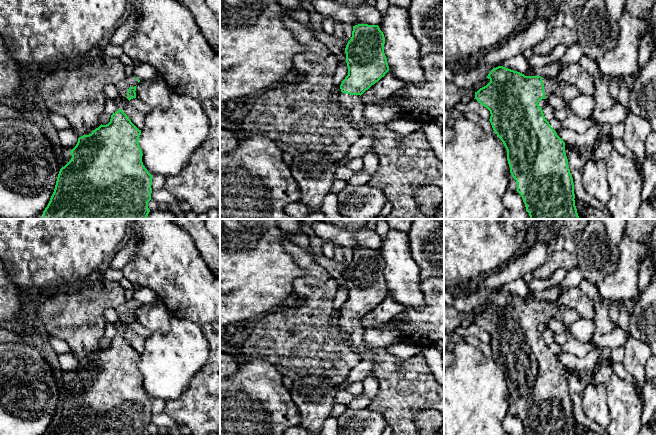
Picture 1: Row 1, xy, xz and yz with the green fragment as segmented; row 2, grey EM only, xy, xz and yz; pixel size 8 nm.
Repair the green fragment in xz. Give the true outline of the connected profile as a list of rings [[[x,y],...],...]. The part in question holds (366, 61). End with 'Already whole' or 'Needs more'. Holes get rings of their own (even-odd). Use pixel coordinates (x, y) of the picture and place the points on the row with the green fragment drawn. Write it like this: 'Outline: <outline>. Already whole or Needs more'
Outline: [[[378,25],[353,26],[352,37],[345,48],[348,75],[340,85],[339,104],[361,135],[370,135],[375,139],[373,150],[379,157],[379,166],[368,185],[382,190],[391,203],[392,212],[385,219],[439,219],[421,212],[414,198],[416,190],[425,185],[436,186],[444,193],[444,163],[437,158],[426,134],[418,130],[401,135],[384,123],[367,123],[364,118],[365,104],[361,101],[361,95],[389,71],[384,44],[385,37]]]. Needs more

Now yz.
Outline: [[[503,66],[493,68],[486,78],[490,82],[475,92],[474,99],[490,111],[489,121],[507,150],[510,173],[516,180],[516,191],[521,195],[530,219],[579,219],[574,200],[573,178],[565,153],[565,142],[545,119],[543,110],[538,103],[550,95],[557,95],[565,101],[571,102],[581,94],[580,91],[574,85],[558,82],[550,77],[525,76]]]. Needs more

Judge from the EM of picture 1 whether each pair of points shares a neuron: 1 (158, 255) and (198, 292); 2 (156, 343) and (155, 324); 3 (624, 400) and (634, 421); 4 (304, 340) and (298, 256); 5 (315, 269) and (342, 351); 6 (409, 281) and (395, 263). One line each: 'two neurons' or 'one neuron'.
1: one neuron
2: two neurons
3: one neuron
4: one neuron
5: one neuron
6: one neuron

